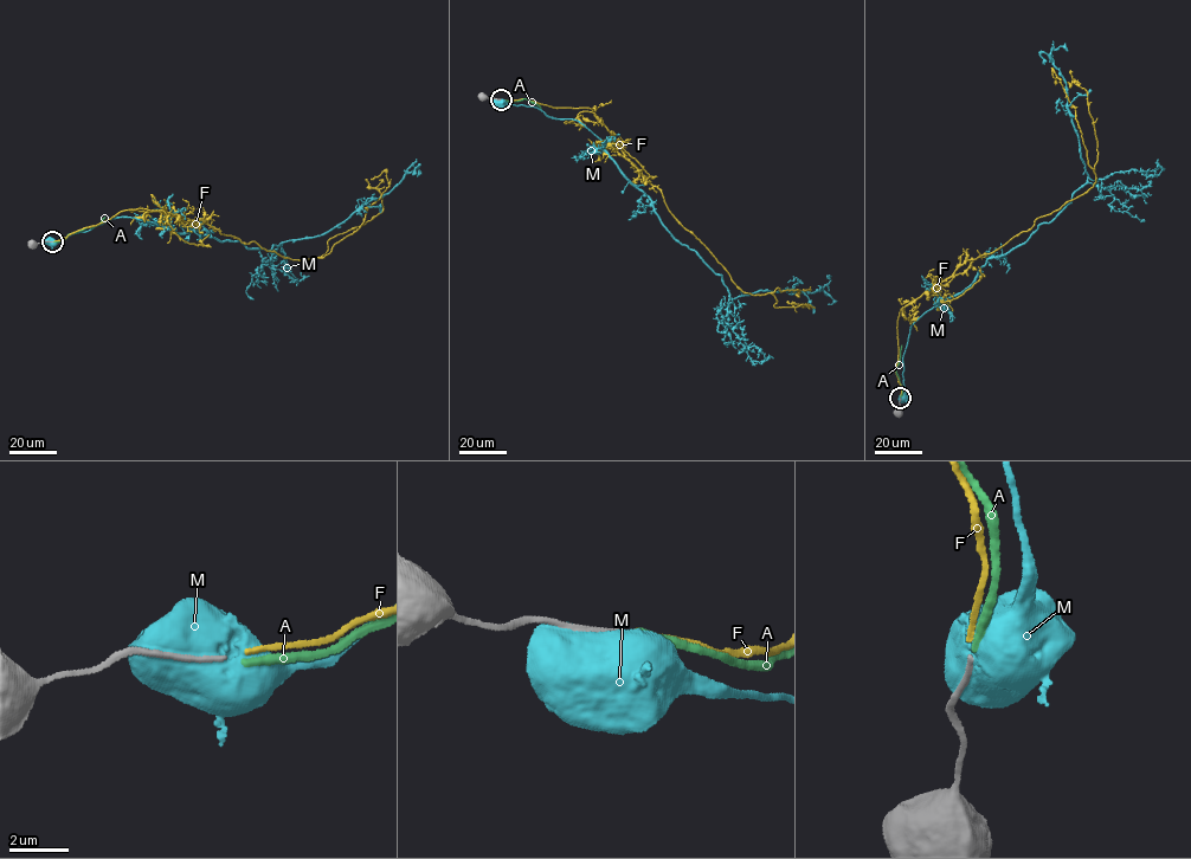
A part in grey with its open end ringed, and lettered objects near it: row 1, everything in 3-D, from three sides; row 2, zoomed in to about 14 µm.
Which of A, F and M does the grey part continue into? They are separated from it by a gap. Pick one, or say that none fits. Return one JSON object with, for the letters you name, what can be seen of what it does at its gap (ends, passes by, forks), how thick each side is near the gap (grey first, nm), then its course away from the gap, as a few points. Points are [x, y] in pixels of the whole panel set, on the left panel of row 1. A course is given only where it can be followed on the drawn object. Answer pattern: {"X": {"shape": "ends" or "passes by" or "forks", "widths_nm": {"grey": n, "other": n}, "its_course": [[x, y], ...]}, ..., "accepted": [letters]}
{"accepted": []}

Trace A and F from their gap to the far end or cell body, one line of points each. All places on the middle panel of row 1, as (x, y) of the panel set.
A: (501, 99), (528, 99), (541, 110)
F: (502, 99), (592, 109), (738, 286), (757, 295), (810, 290), (791, 290)

